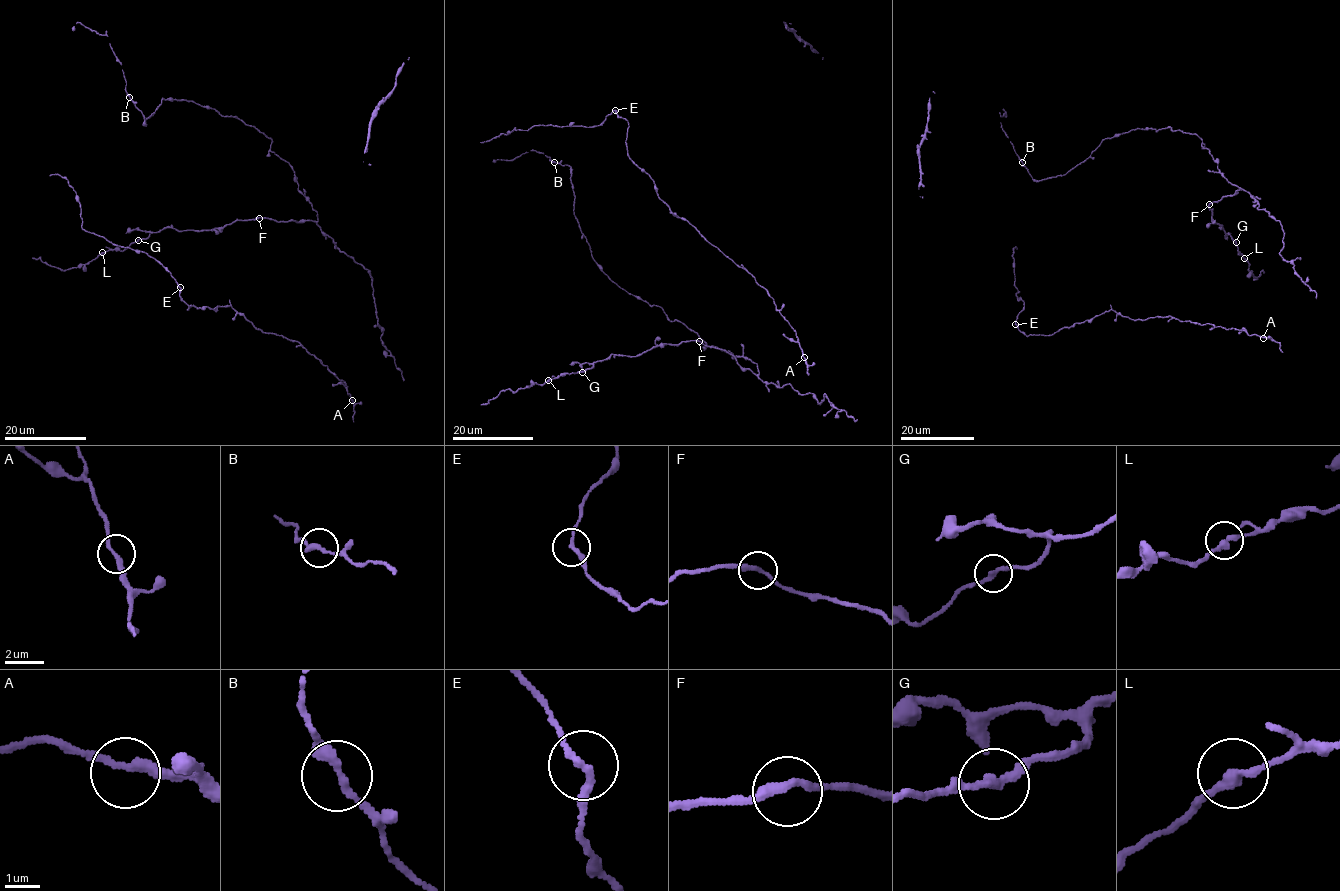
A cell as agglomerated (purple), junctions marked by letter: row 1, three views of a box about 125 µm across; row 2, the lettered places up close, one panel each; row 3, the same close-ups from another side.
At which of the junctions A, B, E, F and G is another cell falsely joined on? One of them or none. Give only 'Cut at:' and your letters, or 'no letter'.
Cut at: no letter

